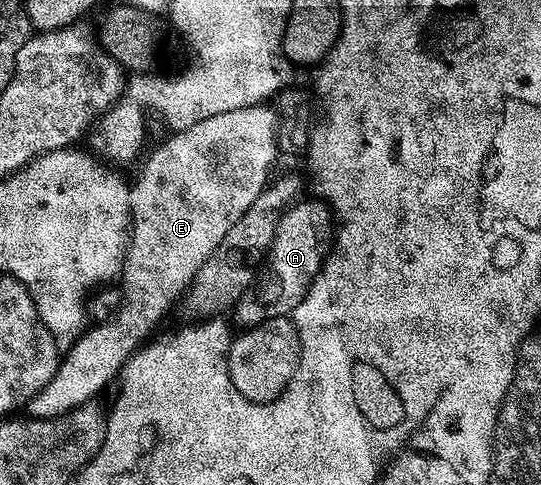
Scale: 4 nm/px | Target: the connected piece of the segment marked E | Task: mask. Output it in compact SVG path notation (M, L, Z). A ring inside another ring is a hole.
M272 106L231 109L231 113L215 113L215 117L207 117L207 121L191 125L191 129L172 132L166 143L159 144L144 156L141 172L129 188L131 234L119 272L121 305L108 319L93 325L97 327L90 326L84 335L78 337L75 345L60 356L51 381L47 381L41 392L28 401L27 411L32 418L54 419L74 411L84 403L96 400L97 394L120 376L125 362L154 334L152 331L172 309L173 302L184 291L186 294L190 290L199 269L227 237L231 225L235 225L235 221L255 205L255 197L269 186L274 174L273 166L279 156L278 132L279 115Z

